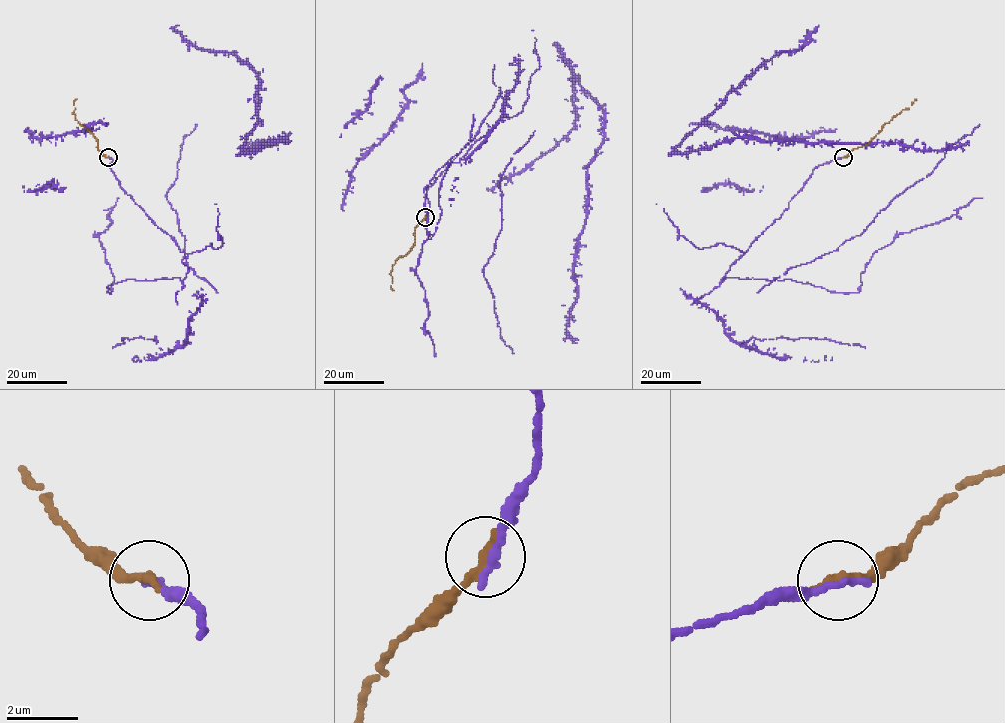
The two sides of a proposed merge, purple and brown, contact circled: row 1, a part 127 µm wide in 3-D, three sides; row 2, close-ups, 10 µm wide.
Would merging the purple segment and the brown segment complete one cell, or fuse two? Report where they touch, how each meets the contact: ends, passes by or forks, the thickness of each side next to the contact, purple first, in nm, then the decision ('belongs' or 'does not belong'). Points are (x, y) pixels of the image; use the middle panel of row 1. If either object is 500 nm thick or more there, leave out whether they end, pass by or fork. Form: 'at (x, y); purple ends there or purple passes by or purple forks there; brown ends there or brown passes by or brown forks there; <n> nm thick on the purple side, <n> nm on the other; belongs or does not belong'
at (425, 217); purple ends there; brown ends there; 300 nm thick on the purple side, 360 nm on the other; belongs

